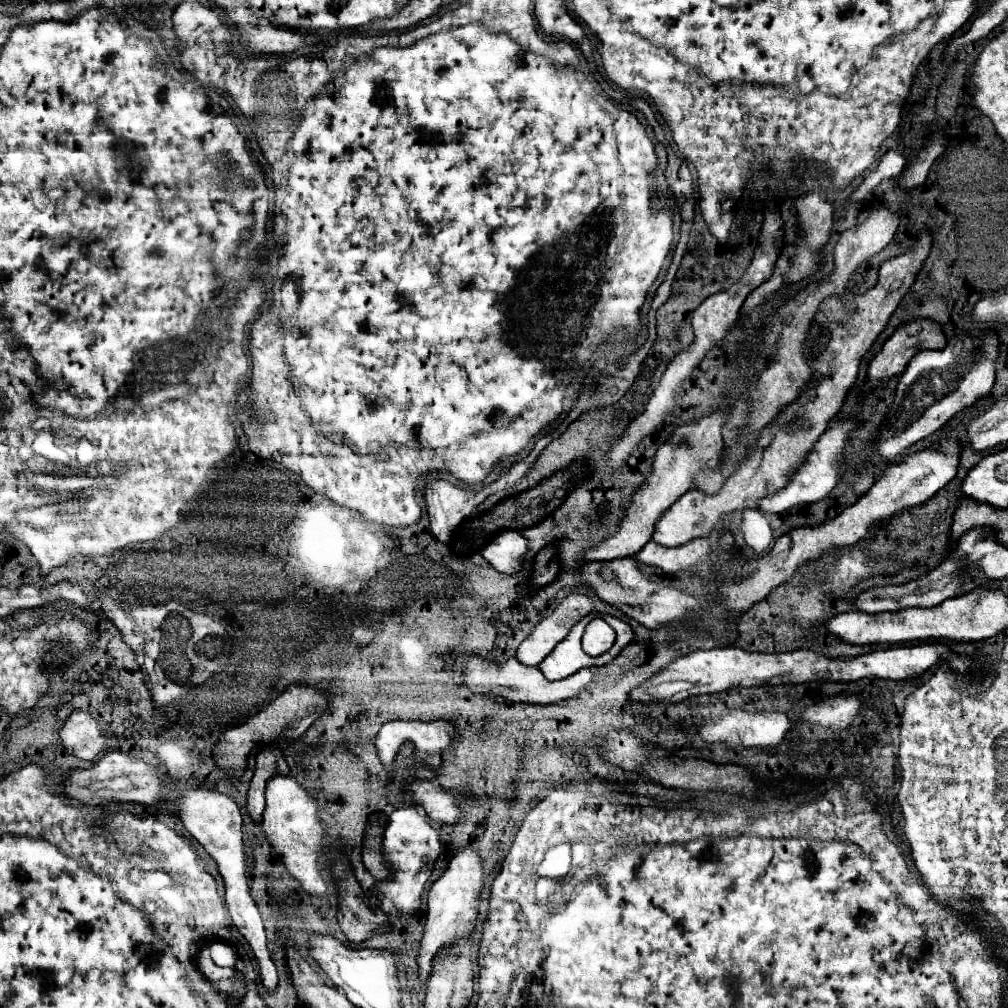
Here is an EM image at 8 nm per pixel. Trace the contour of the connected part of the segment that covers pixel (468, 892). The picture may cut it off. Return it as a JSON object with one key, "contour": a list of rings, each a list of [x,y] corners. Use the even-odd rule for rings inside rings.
{"contour":[[[469,848],[459,850],[459,854],[449,862],[449,868],[445,870],[445,874],[429,890],[425,934],[421,940],[421,948],[417,952],[417,974],[421,982],[425,982],[427,976],[431,976],[431,964],[435,956],[443,952],[443,948],[447,948],[451,940],[459,940],[459,936],[471,936],[475,928],[475,916],[477,916],[475,900],[483,888],[485,888],[485,876],[481,870],[481,858]]]}

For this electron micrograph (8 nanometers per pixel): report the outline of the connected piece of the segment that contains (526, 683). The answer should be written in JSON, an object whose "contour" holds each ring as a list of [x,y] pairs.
{"contour":[[[471,654],[465,668],[465,678],[463,678],[463,684],[473,692],[473,694],[483,694],[483,696],[501,696],[505,700],[511,700],[511,702],[533,702],[533,704],[549,704],[549,702],[557,702],[557,700],[565,700],[565,698],[573,698],[579,694],[579,690],[583,686],[587,686],[591,680],[593,680],[593,674],[589,668],[581,670],[581,672],[575,672],[563,680],[557,680],[557,682],[551,682],[543,676],[543,672],[537,668],[537,666],[525,666],[525,664],[519,664],[519,660],[511,658],[503,664],[497,664],[497,662],[491,662],[491,660],[485,660],[483,656],[479,654]]]}

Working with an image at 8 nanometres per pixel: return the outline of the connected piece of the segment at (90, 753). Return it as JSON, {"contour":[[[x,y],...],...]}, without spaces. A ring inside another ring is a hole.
{"contour":[[[73,712],[69,720],[59,730],[61,742],[69,752],[77,752],[83,746],[87,746],[87,760],[93,760],[95,756],[95,740],[101,738],[97,722],[85,714],[85,712]]]}

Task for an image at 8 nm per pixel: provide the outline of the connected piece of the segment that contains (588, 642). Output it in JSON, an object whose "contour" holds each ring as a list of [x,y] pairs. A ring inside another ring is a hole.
{"contour":[[[595,622],[595,624],[589,624],[587,630],[585,630],[585,650],[593,656],[597,654],[603,654],[611,648],[615,640],[615,632],[603,622]],[[599,624],[599,626],[597,626]]]}

